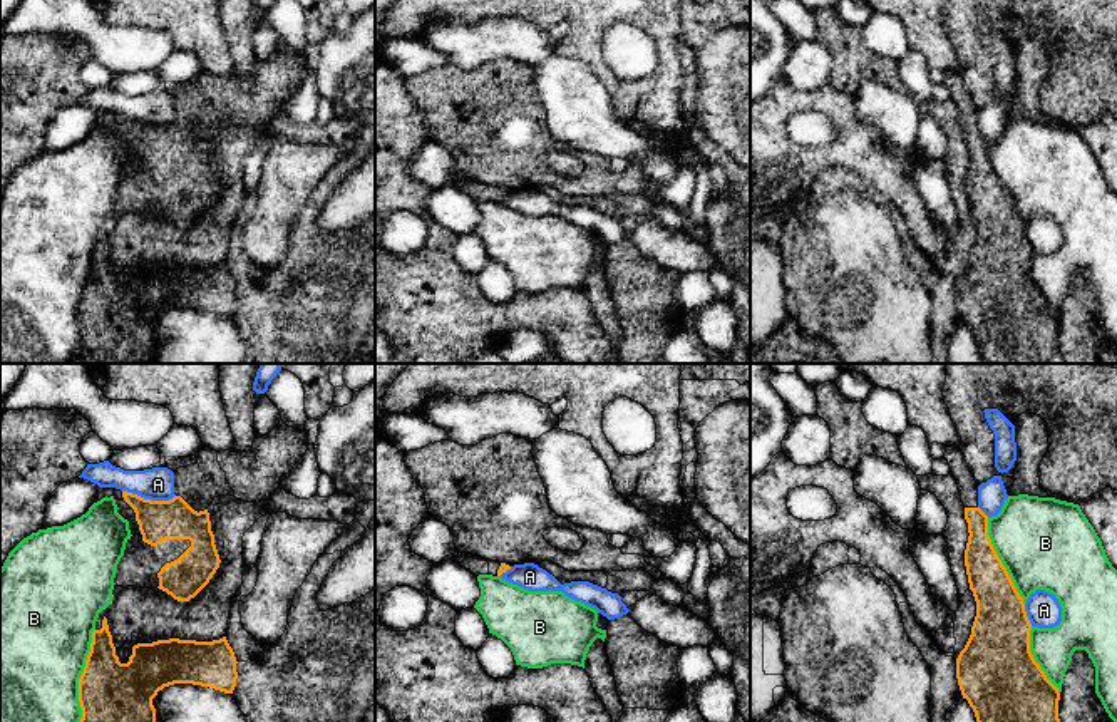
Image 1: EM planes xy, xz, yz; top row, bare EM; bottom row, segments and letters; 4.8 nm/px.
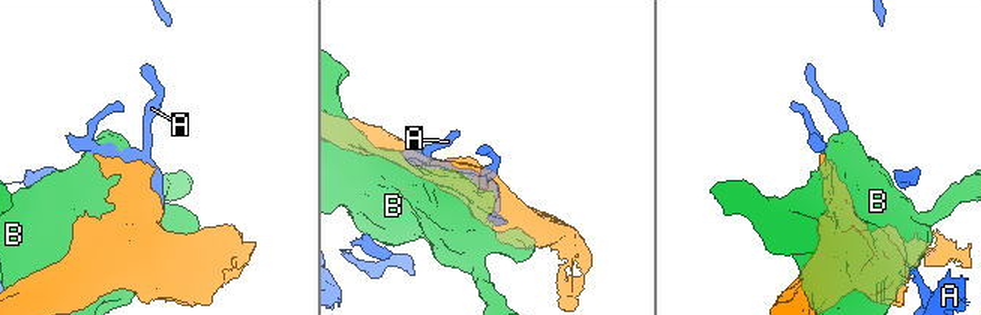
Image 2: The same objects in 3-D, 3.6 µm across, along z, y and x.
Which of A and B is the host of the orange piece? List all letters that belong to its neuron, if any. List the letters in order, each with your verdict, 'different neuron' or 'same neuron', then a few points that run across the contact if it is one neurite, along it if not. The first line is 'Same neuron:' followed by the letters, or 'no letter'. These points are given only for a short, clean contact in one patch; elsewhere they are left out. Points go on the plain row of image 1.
Same neuron: no letter
A: different neuron
B: different neuron

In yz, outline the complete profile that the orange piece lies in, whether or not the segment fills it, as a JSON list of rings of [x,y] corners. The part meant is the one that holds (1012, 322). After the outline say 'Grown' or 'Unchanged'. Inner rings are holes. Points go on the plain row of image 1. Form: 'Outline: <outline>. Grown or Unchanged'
Outline: [[[948,70],[945,84],[961,116],[968,168],[965,191],[976,226],[971,260],[956,283],[956,303],[963,323],[975,337],[978,352],[988,364],[1067,364],[1058,343],[1058,313],[1047,303],[1030,276],[1032,248],[1025,228],[988,161],[988,141],[978,132],[978,107],[960,72]]]. Grown

